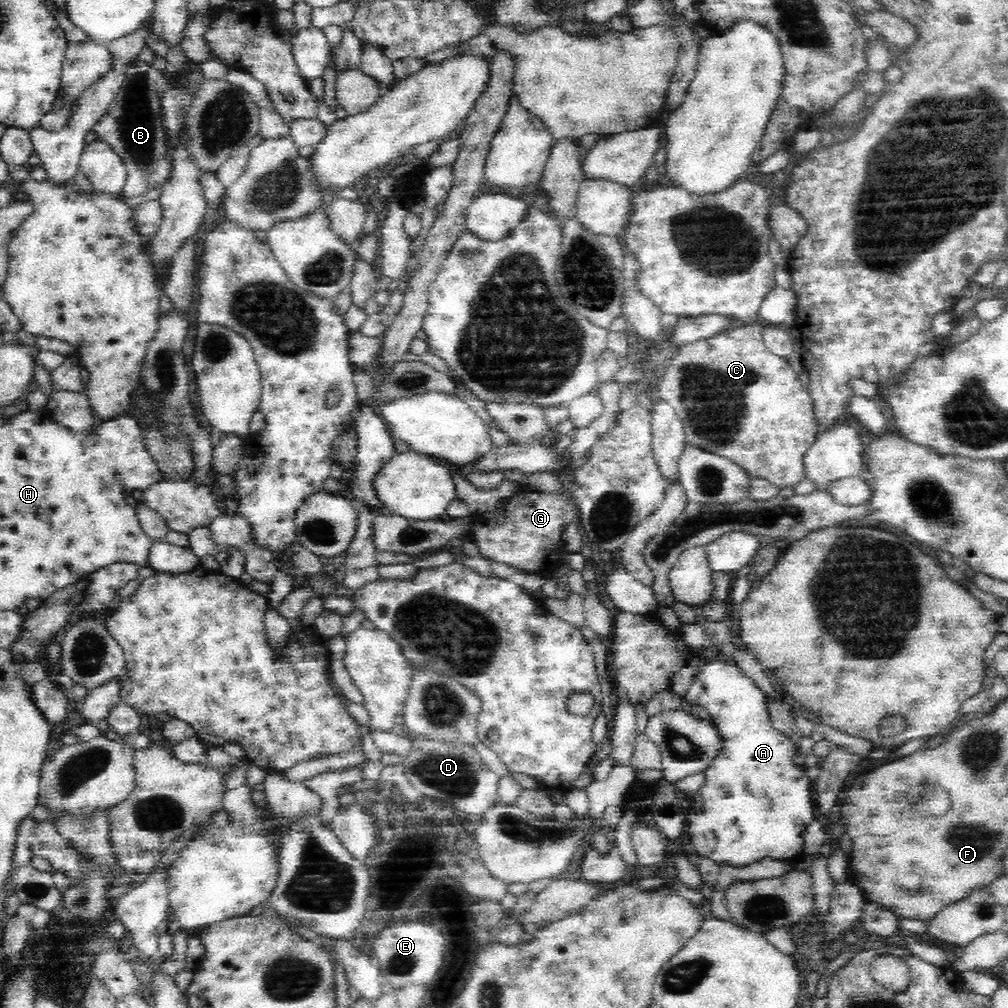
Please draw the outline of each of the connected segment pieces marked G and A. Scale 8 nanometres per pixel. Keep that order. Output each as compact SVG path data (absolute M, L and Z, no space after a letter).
M518 492L502 500L495 510L473 514L469 537L486 560L504 563L526 574L551 575L566 554L562 533L567 524L580 524L580 511L572 494L562 492Z
M659 606L657 610L654 612L656 617L660 619L660 623L662 623L662 627L666 627L668 629L668 633L670 633L670 637L674 639L674 641L680 641L680 643L684 643L684 648L688 648L688 654L690 654L688 665L692 664L692 660L694 660L694 656L698 656L699 658L703 658L704 668L700 670L700 674L696 676L696 680L692 682L692 685L689 687L687 693L685 694L686 701L688 701L689 706L697 705L704 708L708 711L709 720L714 723L714 727L716 727L716 731L720 733L720 750L718 750L718 754L716 754L716 758L704 768L704 774L706 774L706 782L704 786L702 786L696 794L691 796L686 801L686 818L685 818L685 841L689 842L698 850L698 854L700 856L704 856L706 858L712 859L712 861L718 863L720 865L730 865L732 867L745 867L755 862L762 861L767 857L781 860L781 861L789 861L793 862L796 859L804 856L803 848L804 848L804 839L803 834L804 830L806 830L806 826L810 824L810 822L814 822L817 818L820 818L818 815L818 808L816 804L814 804L814 800L812 799L812 794L814 794L813 790L813 782L810 781L810 778L806 776L807 767L800 767L794 764L794 754L796 750L795 742L788 738L784 733L778 732L772 726L772 719L770 719L770 715L768 715L767 705L765 704L764 691L754 682L753 679L747 677L742 670L738 667L738 664L732 665L724 662L720 657L710 657L706 658L700 655L700 652L690 650L690 647L687 647L686 643L682 638L682 625L680 622L680 618L674 613L672 607Z

